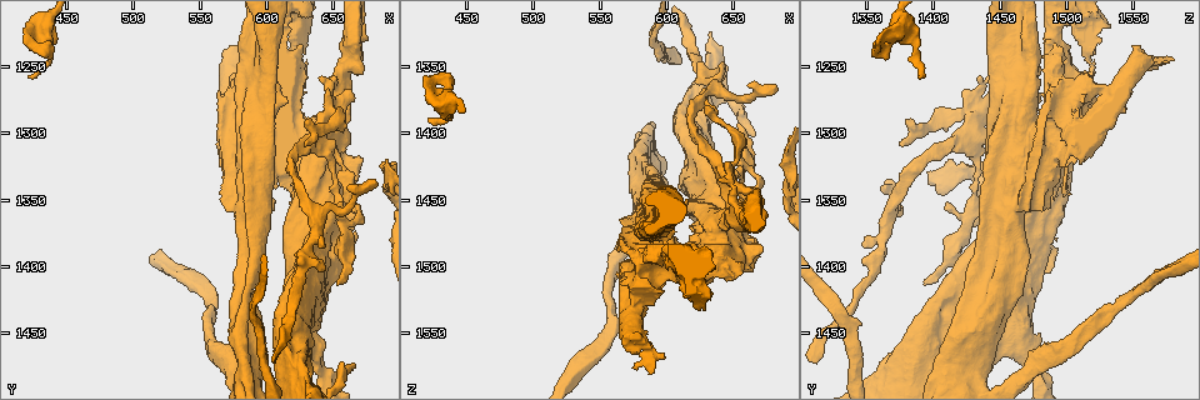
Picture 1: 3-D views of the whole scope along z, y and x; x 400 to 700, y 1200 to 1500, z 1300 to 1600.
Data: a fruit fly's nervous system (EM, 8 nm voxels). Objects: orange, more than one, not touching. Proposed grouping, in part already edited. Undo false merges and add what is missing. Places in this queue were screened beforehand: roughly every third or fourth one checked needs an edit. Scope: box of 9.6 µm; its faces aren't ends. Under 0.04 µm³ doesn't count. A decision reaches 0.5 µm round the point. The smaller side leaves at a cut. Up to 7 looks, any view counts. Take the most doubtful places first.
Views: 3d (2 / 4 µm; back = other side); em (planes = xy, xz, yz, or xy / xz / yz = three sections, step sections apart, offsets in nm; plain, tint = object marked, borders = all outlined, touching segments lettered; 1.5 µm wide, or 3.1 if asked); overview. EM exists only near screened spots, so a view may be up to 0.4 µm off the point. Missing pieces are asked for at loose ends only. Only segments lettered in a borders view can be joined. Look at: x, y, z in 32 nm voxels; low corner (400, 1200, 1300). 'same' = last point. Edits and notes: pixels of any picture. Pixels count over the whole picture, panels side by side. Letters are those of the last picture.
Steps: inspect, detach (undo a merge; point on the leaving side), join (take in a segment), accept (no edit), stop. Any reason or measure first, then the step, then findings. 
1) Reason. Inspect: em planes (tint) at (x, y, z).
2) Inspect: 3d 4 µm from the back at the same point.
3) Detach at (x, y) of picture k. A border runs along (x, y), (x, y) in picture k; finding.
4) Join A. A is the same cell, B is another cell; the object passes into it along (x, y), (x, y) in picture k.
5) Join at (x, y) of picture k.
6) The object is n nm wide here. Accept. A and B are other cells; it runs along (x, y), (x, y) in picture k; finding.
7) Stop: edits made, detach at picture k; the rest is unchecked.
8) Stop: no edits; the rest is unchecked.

Long arm stops here. Inspect: em xz step 4 (borders) at (588, 1246, 1580).

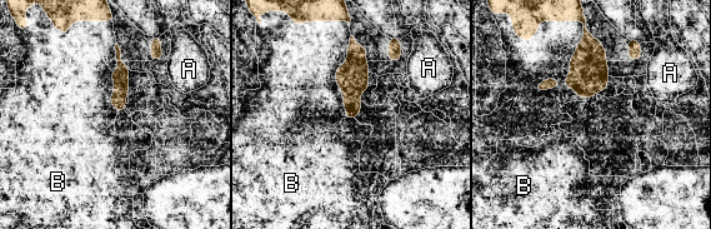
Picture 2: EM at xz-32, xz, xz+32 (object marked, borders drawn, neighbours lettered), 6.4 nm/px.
The longest contact is with B, 60 nm. Join B. B is the same cell, A is another cell; it goes on there.

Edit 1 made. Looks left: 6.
Thick end. Inspect: 3d 4 µm at (632, 1474, 1362).

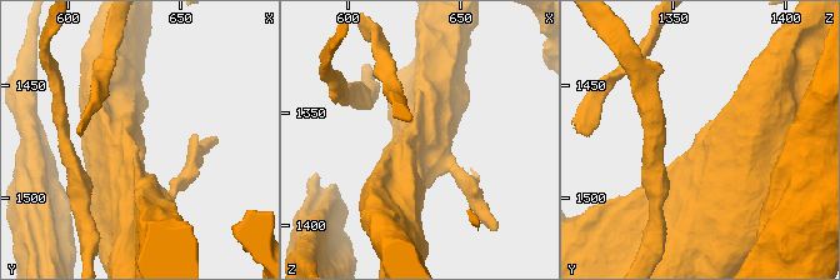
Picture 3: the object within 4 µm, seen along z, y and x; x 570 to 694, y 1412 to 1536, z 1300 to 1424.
Inspect: em xz step 8 (tint) at (630, 1475, 1361).

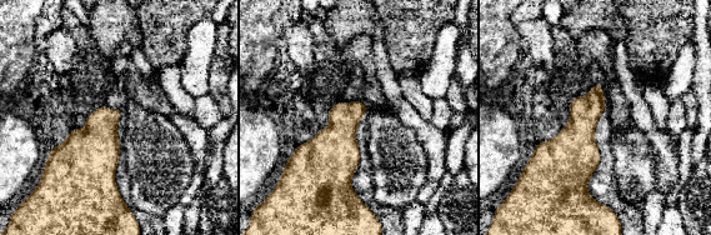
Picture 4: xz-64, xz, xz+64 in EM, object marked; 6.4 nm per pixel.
Inspect: em xz step 8 (borders) at the same point.

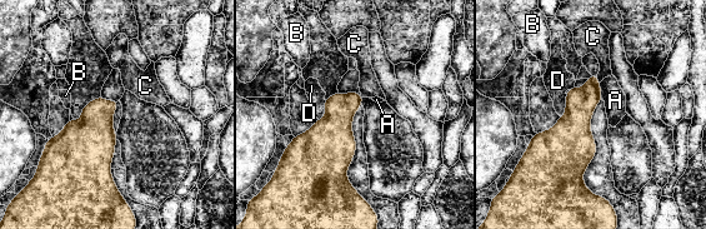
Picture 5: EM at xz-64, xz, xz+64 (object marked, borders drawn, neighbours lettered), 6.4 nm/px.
Accept. A, B, C and D are other cells; a border runs along (596, 75), (600, 81) in picture 5; none of them fits.

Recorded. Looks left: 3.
Tapers out. Inspect: 3d 2 µm at (682, 1336, 1364).

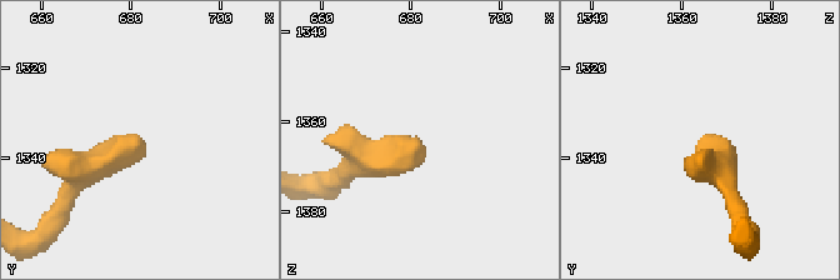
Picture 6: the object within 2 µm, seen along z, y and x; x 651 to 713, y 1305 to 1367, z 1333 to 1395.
Shape alone is not enough. Inspect: em xy step 8 (tint) at (681, 1335, 1365).

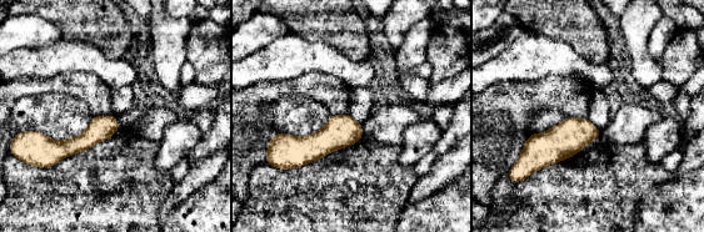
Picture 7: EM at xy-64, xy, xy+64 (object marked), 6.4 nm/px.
Inspect: em planes (borders) at the same point.

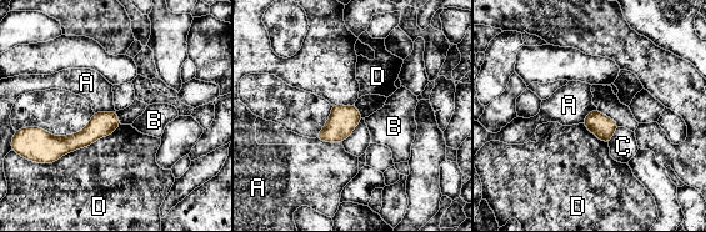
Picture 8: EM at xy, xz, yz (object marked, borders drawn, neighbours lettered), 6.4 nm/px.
The object is 150 nm wide here. Accept. A, B, C and D are other cells; it runs along (116, 121), (73, 142), (43, 139) in picture 8; no lettered segment goes on from it.

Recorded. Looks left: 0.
Stop: edits made, join at picture 2; the rest is unchecked.

